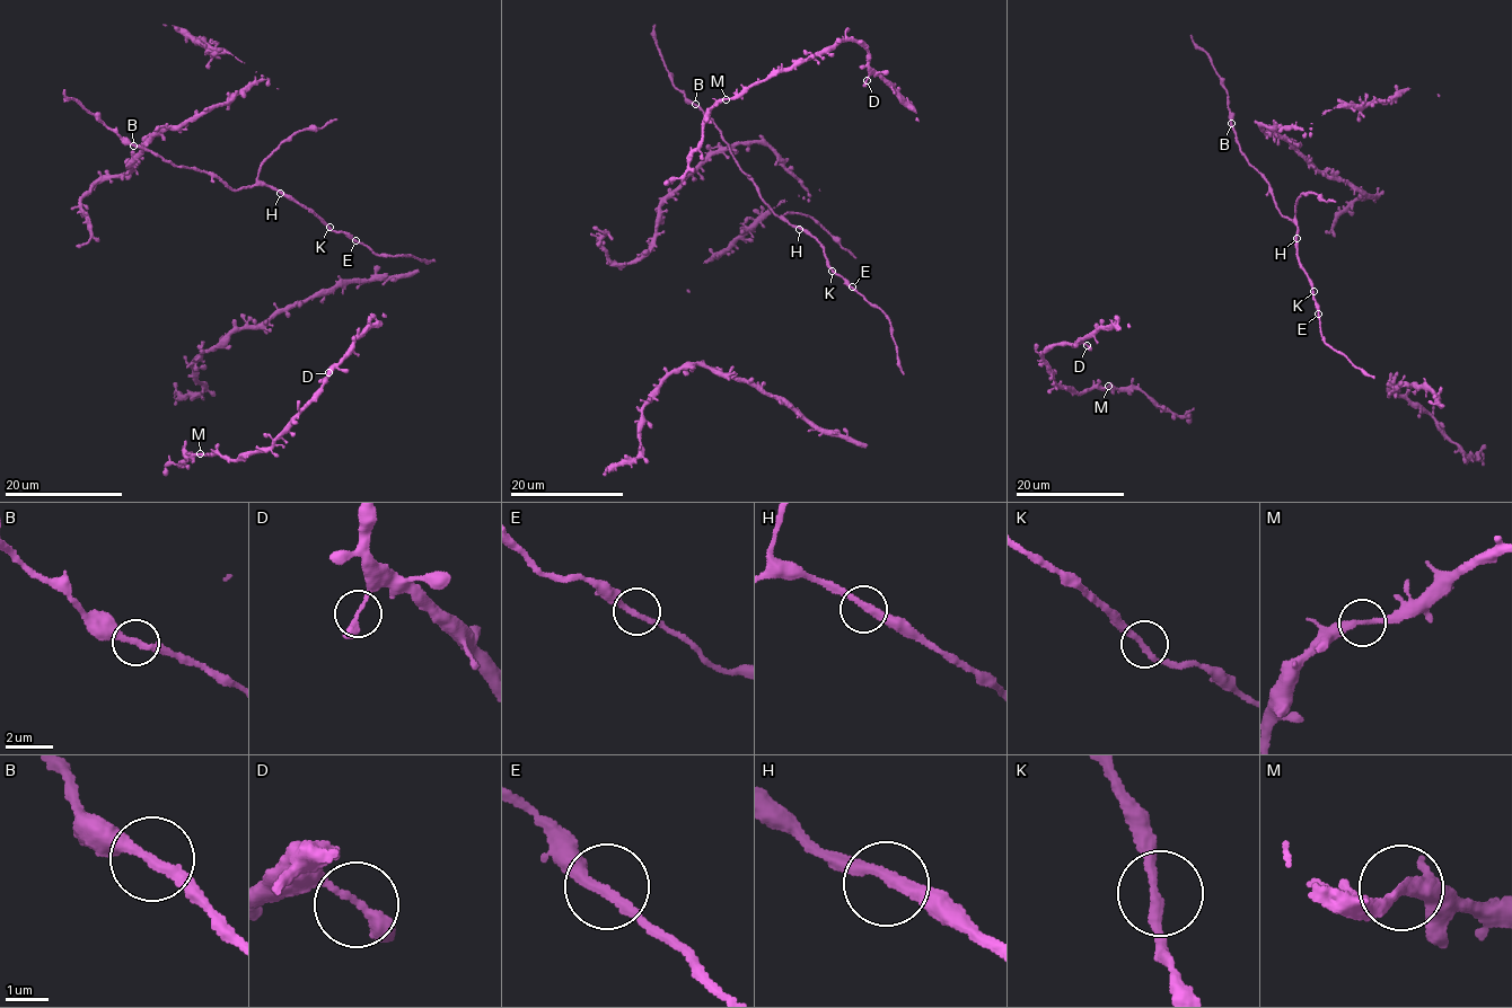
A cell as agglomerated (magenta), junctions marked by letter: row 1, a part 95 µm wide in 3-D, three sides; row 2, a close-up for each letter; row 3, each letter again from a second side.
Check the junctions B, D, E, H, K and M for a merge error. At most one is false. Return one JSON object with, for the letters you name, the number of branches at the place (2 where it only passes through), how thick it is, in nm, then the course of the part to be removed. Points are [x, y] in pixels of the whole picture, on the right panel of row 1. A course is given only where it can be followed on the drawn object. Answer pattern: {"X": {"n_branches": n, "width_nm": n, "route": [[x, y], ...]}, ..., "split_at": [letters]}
{"split_at": []}

